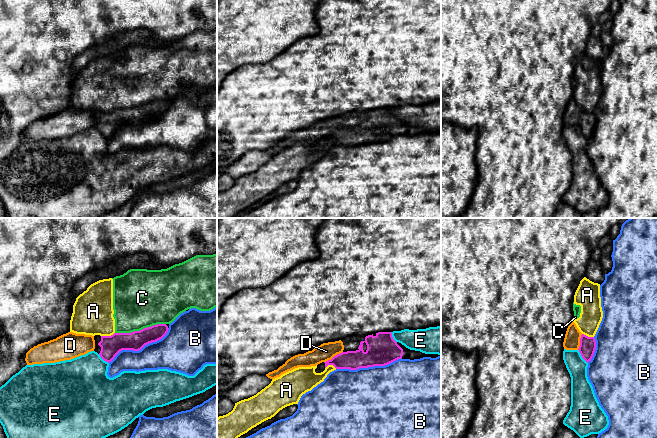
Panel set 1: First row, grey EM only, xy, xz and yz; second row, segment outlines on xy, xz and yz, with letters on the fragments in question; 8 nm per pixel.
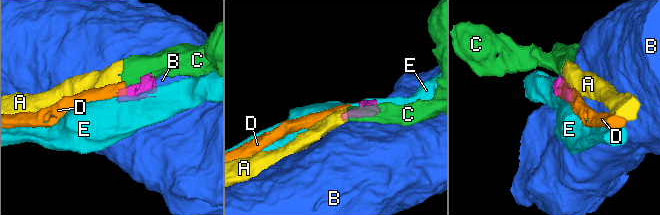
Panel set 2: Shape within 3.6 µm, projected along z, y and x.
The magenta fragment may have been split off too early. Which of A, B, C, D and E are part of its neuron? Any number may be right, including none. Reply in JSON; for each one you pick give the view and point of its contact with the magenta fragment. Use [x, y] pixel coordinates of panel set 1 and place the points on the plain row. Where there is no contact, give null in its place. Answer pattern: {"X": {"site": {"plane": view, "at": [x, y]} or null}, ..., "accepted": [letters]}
{"accepted": []}

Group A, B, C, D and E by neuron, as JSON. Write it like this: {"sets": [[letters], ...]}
{"sets": [["A", "C"], ["B"], ["D"], ["E"]]}

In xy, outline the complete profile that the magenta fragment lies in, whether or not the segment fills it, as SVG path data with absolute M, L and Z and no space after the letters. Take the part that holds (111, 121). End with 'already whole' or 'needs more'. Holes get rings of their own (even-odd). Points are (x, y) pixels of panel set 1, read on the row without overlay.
M157 100L131 109L114 109L111 112L95 111L94 127L109 139L122 126L139 127L145 121L162 115L168 105L169 100Z; needs more

